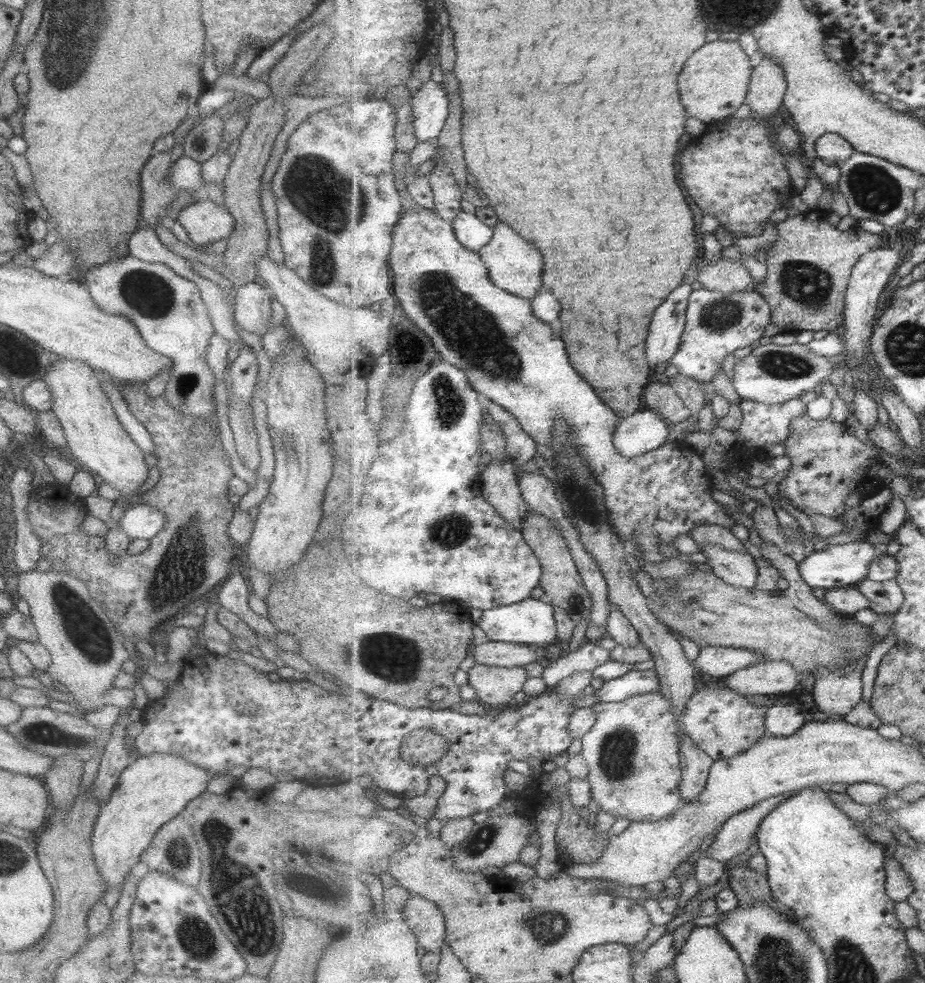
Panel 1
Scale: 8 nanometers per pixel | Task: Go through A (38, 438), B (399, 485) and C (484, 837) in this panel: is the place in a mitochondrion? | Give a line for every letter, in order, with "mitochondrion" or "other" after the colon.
A: other
B: other
C: mitochondrion

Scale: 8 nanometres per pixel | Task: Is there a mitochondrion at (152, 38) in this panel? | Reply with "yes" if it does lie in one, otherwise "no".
no

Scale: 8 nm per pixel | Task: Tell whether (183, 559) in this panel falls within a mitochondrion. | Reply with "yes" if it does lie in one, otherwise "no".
yes

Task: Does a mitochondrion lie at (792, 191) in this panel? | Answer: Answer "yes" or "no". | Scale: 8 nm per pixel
no

